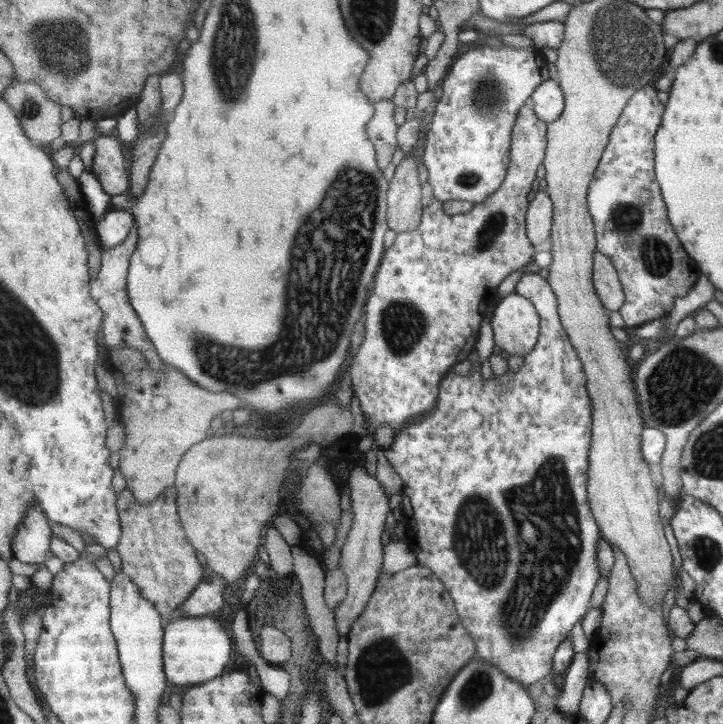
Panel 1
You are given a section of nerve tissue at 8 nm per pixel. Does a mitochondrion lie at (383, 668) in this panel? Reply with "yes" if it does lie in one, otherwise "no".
yes

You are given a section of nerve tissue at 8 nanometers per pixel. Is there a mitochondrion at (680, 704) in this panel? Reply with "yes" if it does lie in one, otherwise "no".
no

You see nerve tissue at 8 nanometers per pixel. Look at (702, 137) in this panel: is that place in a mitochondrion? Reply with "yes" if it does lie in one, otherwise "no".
no

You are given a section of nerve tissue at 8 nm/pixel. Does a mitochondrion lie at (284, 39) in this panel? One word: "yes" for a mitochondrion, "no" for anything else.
no

